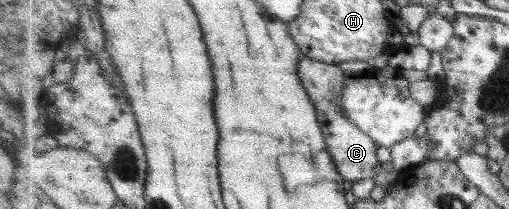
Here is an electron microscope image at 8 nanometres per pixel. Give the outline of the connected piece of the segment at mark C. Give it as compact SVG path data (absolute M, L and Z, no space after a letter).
M302 56L300 58L300 77L308 90L309 96L316 105L321 128L328 142L328 152L336 161L341 179L363 180L375 178L381 172L381 161L378 155L379 146L369 133L366 133L357 123L354 123L338 103L340 96L346 90L346 74L339 65L327 64Z

